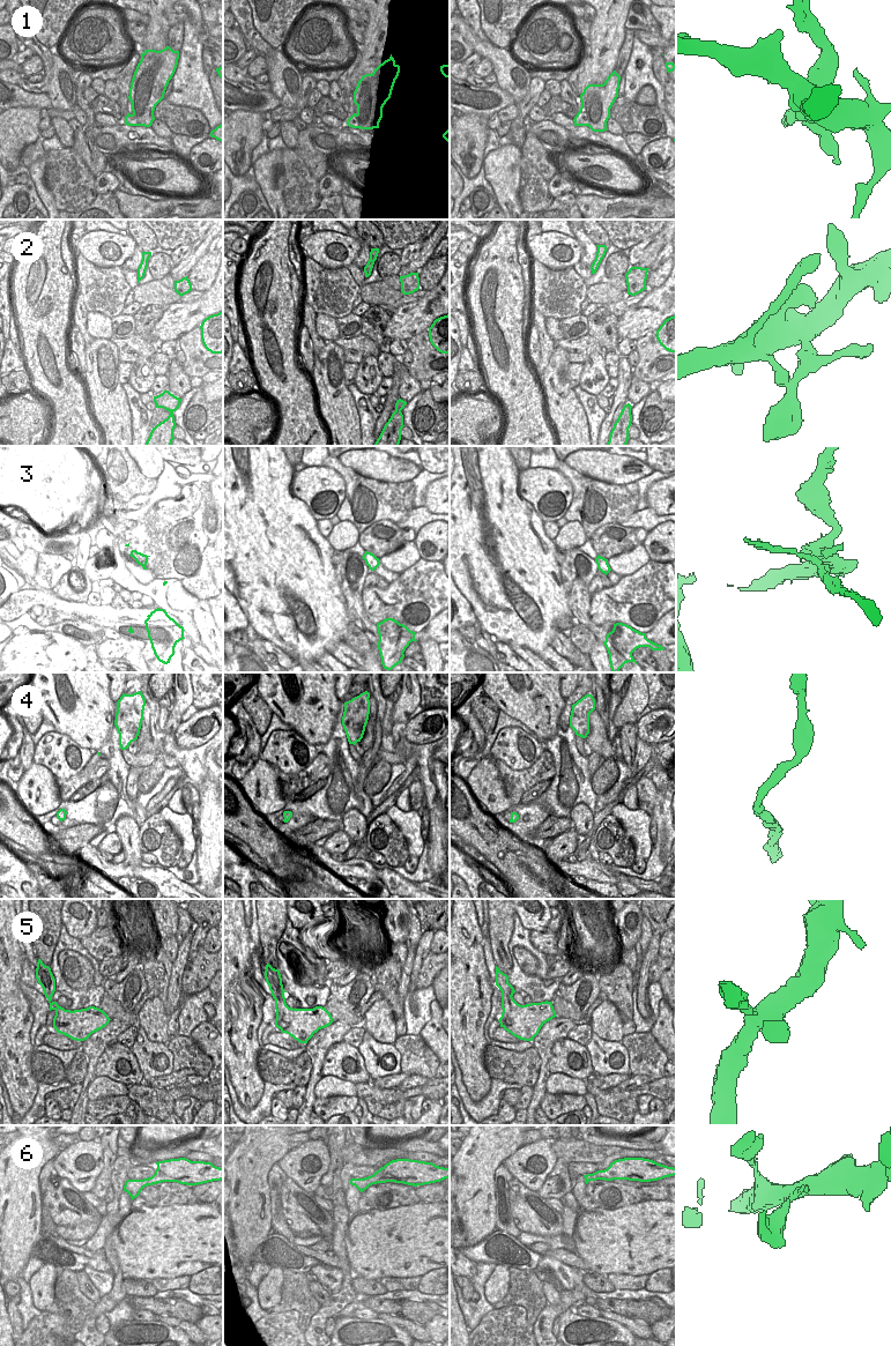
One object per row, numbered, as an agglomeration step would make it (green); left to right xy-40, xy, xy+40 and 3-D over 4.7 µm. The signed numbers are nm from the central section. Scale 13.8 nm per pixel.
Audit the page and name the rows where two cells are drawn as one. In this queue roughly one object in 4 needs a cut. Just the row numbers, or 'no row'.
1.

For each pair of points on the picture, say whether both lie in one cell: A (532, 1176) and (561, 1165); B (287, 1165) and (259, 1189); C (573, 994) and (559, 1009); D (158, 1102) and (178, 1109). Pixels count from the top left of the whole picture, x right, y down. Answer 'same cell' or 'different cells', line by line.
A: different cells
B: different cells
C: different cells
D: different cells

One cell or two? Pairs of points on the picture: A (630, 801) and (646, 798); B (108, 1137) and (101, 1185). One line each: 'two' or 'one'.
A: two
B: one

